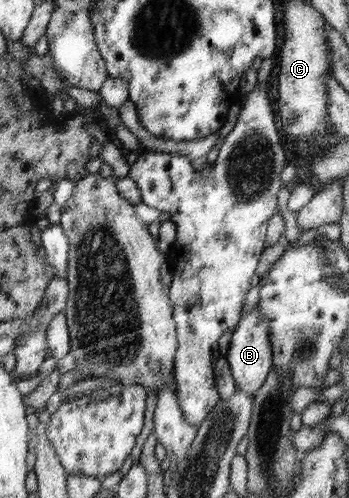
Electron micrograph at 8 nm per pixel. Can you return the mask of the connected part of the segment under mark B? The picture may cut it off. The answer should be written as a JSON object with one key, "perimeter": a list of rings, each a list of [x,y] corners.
{"perimeter":[[[259,305],[243,315],[243,320],[239,321],[239,325],[232,331],[225,357],[235,379],[237,390],[243,390],[246,394],[254,395],[262,389],[263,384],[266,384],[267,377],[270,376],[271,366],[274,366],[274,349],[271,346],[267,319],[259,311]]]}

